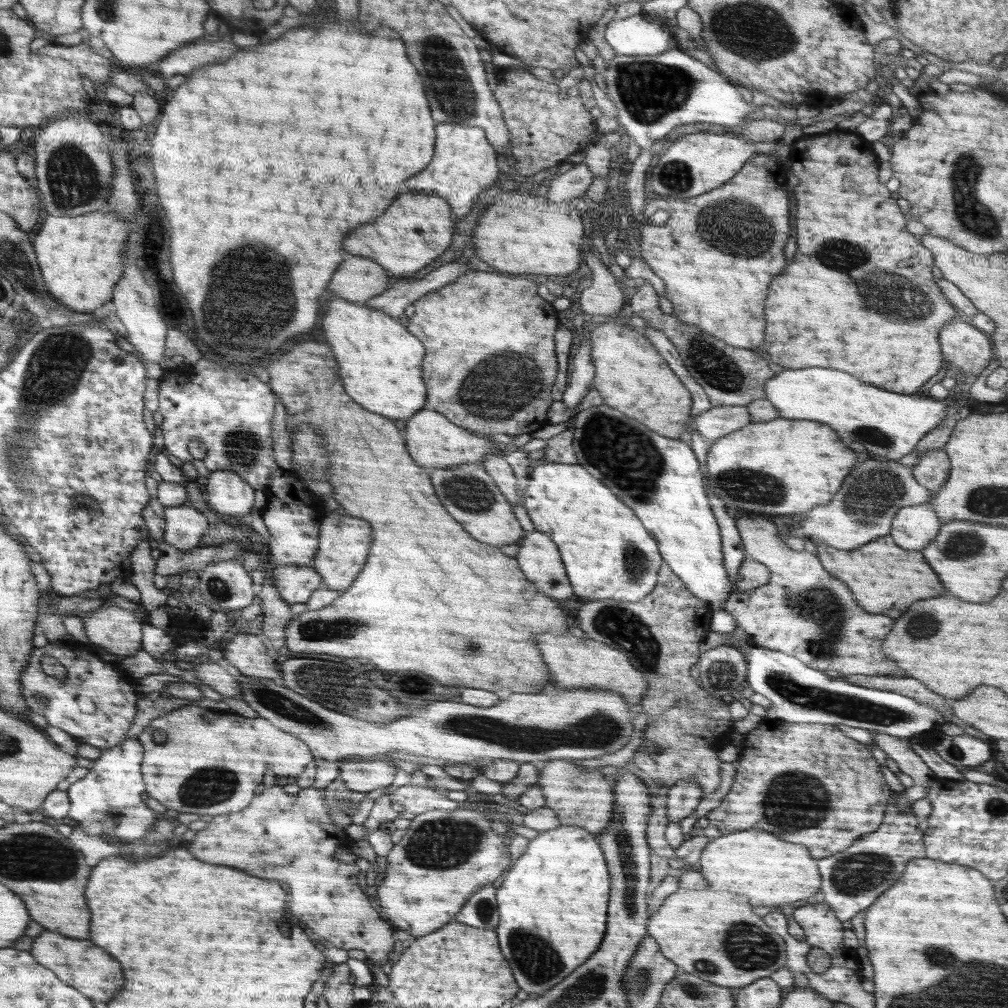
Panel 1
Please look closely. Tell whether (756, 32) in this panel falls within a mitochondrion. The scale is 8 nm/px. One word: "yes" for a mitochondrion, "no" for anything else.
yes

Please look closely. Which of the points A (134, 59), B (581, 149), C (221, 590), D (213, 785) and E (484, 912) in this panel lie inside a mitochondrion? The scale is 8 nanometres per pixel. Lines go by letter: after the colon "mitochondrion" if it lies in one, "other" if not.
A: other
B: other
C: mitochondrion
D: mitochondrion
E: mitochondrion

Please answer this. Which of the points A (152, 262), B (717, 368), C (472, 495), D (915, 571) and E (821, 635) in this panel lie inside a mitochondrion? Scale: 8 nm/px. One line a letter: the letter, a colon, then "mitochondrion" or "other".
A: mitochondrion
B: mitochondrion
C: mitochondrion
D: other
E: mitochondrion

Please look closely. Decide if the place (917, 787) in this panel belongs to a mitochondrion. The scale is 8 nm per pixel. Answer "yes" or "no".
no

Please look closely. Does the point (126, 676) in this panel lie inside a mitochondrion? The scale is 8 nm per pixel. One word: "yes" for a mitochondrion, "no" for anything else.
no

